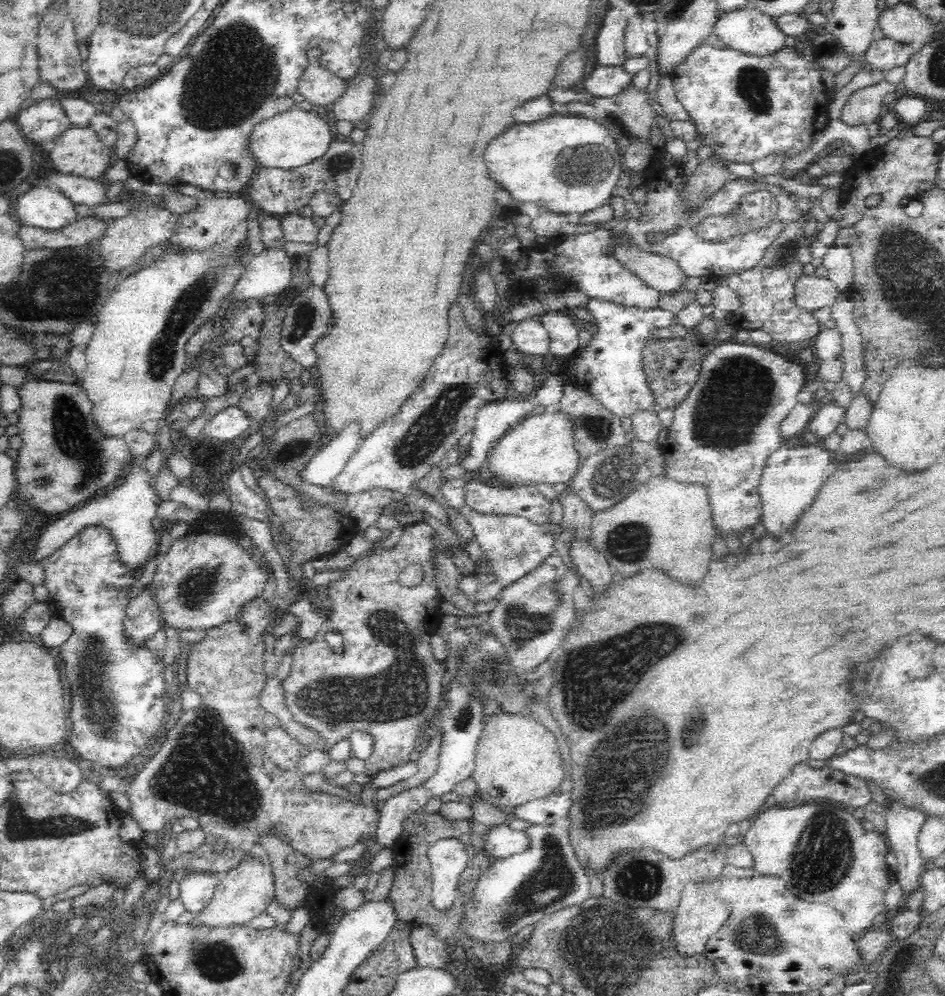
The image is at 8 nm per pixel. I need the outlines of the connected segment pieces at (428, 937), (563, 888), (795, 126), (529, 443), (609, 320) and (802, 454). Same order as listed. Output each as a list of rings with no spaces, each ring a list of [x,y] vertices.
[[[420,925],[413,927],[411,932],[411,943],[418,969],[436,969],[446,972],[445,968],[456,970],[458,966],[465,962],[459,962],[458,965],[452,962],[452,958],[448,956],[446,943],[442,942],[430,927]]]
[[[568,819],[556,821],[554,824],[530,825],[525,833],[531,845],[527,851],[508,858],[492,859],[491,865],[480,875],[476,885],[475,903],[471,904],[466,914],[466,931],[478,940],[504,940],[514,936],[522,928],[530,927],[544,916],[566,908],[568,905],[584,903],[591,896],[590,881],[569,839]]]
[[[707,41],[702,42],[700,46],[694,48],[692,52],[684,59],[684,62],[676,64],[670,72],[671,80],[673,82],[673,87],[675,90],[675,95],[677,99],[681,102],[682,106],[689,114],[691,122],[696,127],[698,133],[698,139],[703,145],[708,145],[718,157],[729,160],[735,163],[747,163],[751,165],[760,158],[765,158],[770,154],[777,154],[780,152],[788,153],[791,157],[797,156],[799,153],[806,151],[808,146],[822,133],[822,130],[828,124],[829,116],[827,114],[827,108],[830,103],[827,97],[825,82],[827,77],[824,76],[822,70],[813,61],[808,62],[802,56],[796,52],[795,47],[782,47],[776,52],[769,53],[766,56],[756,56],[755,53],[740,52],[739,50],[734,50],[732,48],[726,47],[725,49],[714,48]]]
[[[561,406],[546,407],[542,414],[531,413],[524,419],[521,419],[517,425],[510,428],[490,449],[489,458],[486,463],[492,478],[496,479],[498,483],[546,483],[555,485],[560,482],[569,485],[581,464],[580,453],[576,450],[575,444],[574,423],[570,420],[569,414],[561,410]]]
[[[590,298],[586,308],[595,319],[597,333],[592,333],[593,338],[588,346],[570,356],[575,368],[572,365],[568,370],[568,379],[578,388],[595,396],[610,412],[621,418],[630,418],[636,410],[642,408],[652,410],[654,400],[644,380],[642,350],[646,342],[652,339],[652,331],[668,328],[675,314],[658,306],[640,310]]]
[[[800,437],[784,439],[778,448],[766,458],[764,468],[758,480],[758,496],[766,530],[774,536],[784,536],[788,528],[798,520],[798,514],[812,504],[820,484],[824,484],[829,470],[835,462],[835,456],[827,448],[815,445],[803,445]]]

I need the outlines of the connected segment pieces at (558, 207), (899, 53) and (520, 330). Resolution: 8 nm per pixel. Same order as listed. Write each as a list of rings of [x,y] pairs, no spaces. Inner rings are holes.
[[[552,114],[544,120],[532,124],[513,124],[500,140],[494,140],[488,146],[484,158],[488,160],[488,172],[492,180],[512,195],[514,202],[533,202],[548,210],[564,215],[576,212],[586,215],[602,208],[611,198],[612,188],[621,173],[620,154],[617,143],[610,136],[608,128],[592,118],[582,116],[562,116]]]
[[[874,39],[864,53],[864,60],[870,62],[874,69],[884,74],[896,66],[904,66],[909,58],[920,49],[921,45],[917,42],[902,44],[887,39]]]
[[[538,318],[523,320],[511,334],[512,347],[524,357],[532,357],[548,353],[548,333]]]

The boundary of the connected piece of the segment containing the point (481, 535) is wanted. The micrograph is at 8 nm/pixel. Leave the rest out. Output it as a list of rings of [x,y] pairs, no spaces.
[[[452,478],[447,482],[441,482],[440,488],[446,499],[446,506],[454,508],[464,516],[473,528],[474,539],[481,546],[483,553],[486,557],[491,557],[491,570],[498,580],[489,585],[480,585],[477,594],[479,599],[486,602],[482,608],[484,613],[492,613],[492,610],[499,603],[498,597],[505,586],[534,572],[543,563],[543,560],[550,556],[556,536],[554,536],[549,522],[536,524],[522,516],[476,512],[465,501],[464,484],[465,478]]]

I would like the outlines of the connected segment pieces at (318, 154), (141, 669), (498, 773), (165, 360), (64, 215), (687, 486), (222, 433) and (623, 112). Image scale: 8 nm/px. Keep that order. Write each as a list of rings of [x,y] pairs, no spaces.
[[[296,107],[258,122],[249,139],[249,152],[259,167],[289,170],[321,158],[333,141],[331,128],[322,116]]]
[[[100,525],[86,527],[72,536],[64,546],[43,558],[41,565],[45,570],[43,586],[49,592],[48,605],[57,605],[57,616],[72,627],[72,635],[59,647],[58,656],[63,676],[72,688],[72,704],[68,712],[71,729],[69,745],[76,756],[106,768],[106,772],[124,768],[130,758],[146,750],[146,742],[162,724],[164,702],[168,700],[164,698],[168,694],[163,675],[166,664],[154,663],[153,655],[145,646],[135,650],[124,642],[123,623],[129,604],[126,594],[131,590],[138,574],[132,574],[120,563],[114,537],[108,529]]]
[[[498,710],[485,721],[479,739],[480,742],[476,748],[476,766],[470,778],[477,782],[478,796],[487,803],[506,810],[515,808],[531,800],[550,796],[562,784],[564,777],[569,776],[569,767],[558,751],[554,734],[540,722],[532,720],[530,716]]]
[[[233,195],[229,198],[204,198],[204,200],[197,200],[196,206],[192,211],[180,214],[176,220],[176,228],[173,230],[172,236],[166,237],[161,241],[161,254],[156,256],[154,260],[150,261],[148,265],[145,265],[142,269],[136,270],[133,274],[125,278],[125,281],[121,281],[118,286],[111,291],[110,296],[104,303],[104,306],[100,308],[100,312],[93,318],[95,323],[95,329],[87,344],[86,349],[86,370],[84,376],[80,381],[78,387],[84,390],[92,403],[92,416],[96,430],[100,431],[102,439],[120,439],[123,436],[136,428],[144,429],[154,436],[157,432],[157,428],[162,424],[164,417],[168,414],[170,409],[168,400],[170,400],[170,393],[176,378],[182,374],[185,370],[189,369],[192,362],[191,357],[186,351],[184,346],[186,342],[190,340],[192,334],[196,334],[199,328],[211,319],[217,318],[224,310],[226,303],[228,302],[228,296],[234,290],[234,285],[243,276],[244,272],[248,270],[247,264],[250,262],[251,254],[240,254],[240,246],[246,242],[248,236],[247,220],[250,213],[249,205],[245,200]]]
[[[32,186],[17,201],[20,222],[45,231],[59,231],[76,222],[74,207],[63,193],[56,193],[49,187]]]
[[[658,473],[640,482],[620,502],[594,513],[590,539],[594,548],[610,562],[611,568],[616,568],[624,576],[632,576],[632,572],[642,572],[644,568],[664,568],[664,572],[684,580],[684,584],[698,584],[712,562],[714,526],[707,488]]]
[[[238,405],[219,412],[205,425],[204,435],[221,441],[239,441],[253,430],[251,418]]]
[[[631,81],[614,98],[618,105],[622,128],[626,128],[630,132],[629,135],[650,140],[651,127],[654,124],[654,110],[648,103],[646,91],[638,90]]]

